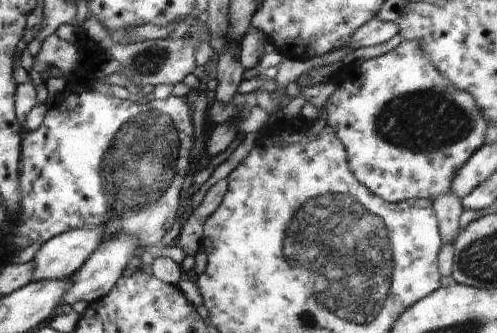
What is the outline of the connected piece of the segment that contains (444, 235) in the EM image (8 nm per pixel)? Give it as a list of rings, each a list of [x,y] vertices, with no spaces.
[[[450,191],[433,200],[433,209],[436,214],[442,244],[453,244],[462,231],[460,215],[463,212],[461,200]]]

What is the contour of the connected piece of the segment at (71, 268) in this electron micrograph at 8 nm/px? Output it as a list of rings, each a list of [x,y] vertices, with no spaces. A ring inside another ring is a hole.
[[[84,226],[68,230],[46,241],[33,256],[34,280],[64,280],[90,260],[103,240],[104,226]]]

